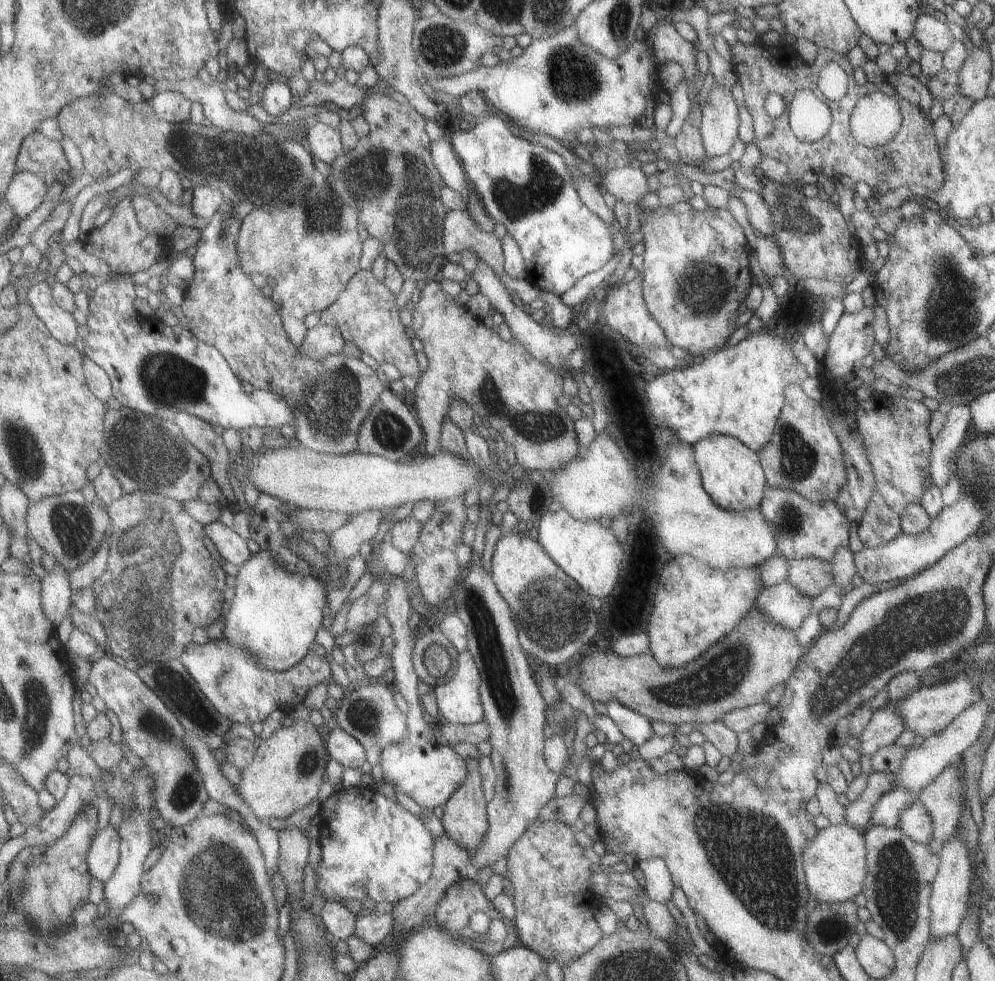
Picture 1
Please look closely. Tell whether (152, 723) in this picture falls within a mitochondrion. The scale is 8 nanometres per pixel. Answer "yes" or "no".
yes

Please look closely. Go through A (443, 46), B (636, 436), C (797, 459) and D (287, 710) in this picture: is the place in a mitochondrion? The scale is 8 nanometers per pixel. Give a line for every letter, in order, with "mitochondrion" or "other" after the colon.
A: mitochondrion
B: mitochondrion
C: mitochondrion
D: other

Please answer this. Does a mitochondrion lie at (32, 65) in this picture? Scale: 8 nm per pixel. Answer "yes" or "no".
no

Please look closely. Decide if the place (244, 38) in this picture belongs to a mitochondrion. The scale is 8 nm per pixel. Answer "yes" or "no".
no

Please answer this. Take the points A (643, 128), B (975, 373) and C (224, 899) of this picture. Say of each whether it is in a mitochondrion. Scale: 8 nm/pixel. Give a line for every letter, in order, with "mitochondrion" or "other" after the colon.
A: other
B: mitochondrion
C: mitochondrion

